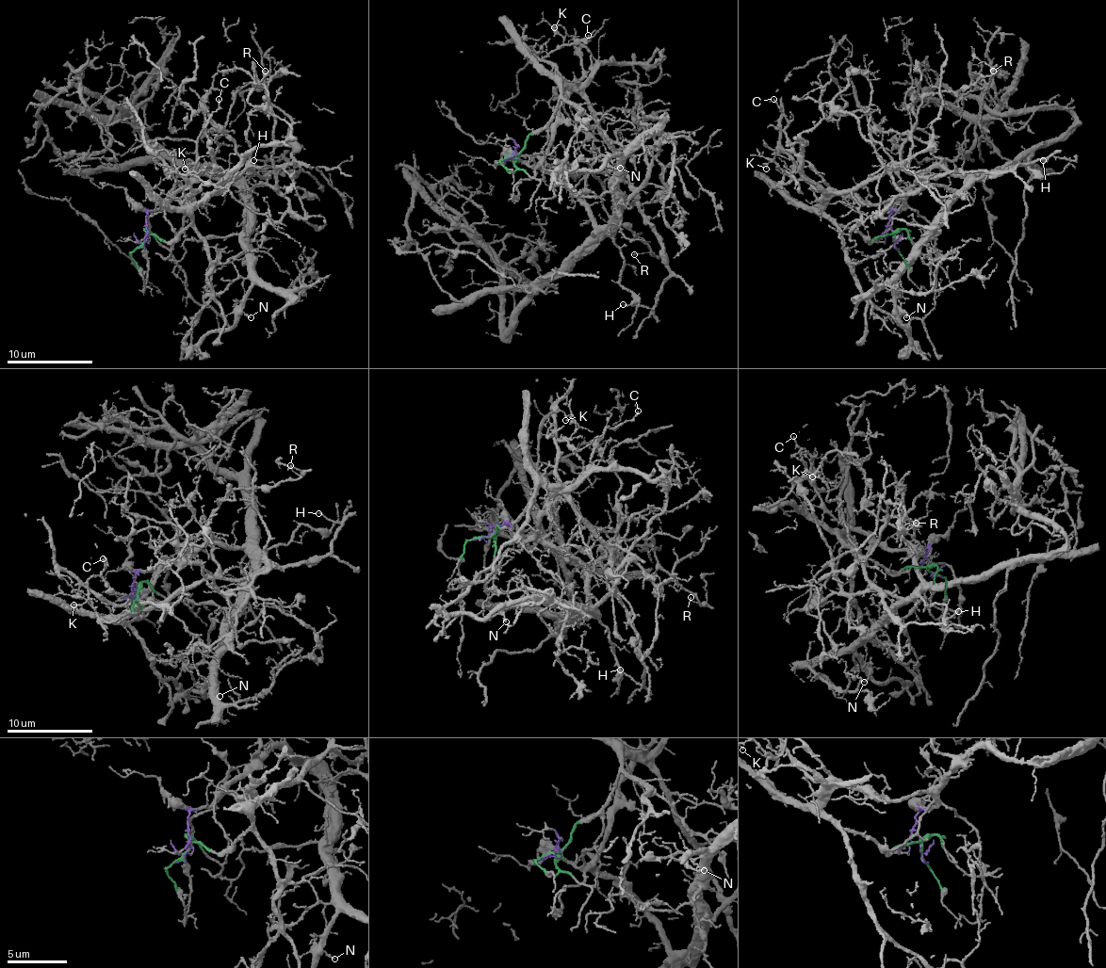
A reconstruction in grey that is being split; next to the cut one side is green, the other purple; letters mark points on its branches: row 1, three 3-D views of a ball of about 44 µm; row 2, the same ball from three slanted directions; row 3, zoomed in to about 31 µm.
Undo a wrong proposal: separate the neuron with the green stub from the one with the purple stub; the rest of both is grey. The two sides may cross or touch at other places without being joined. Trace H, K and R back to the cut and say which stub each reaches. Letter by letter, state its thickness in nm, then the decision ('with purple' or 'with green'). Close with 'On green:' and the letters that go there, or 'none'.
H: 140 nm thick; with green
K: 100 nm thick; with green
R: 120 nm thick; with green
On green: H, K, R

